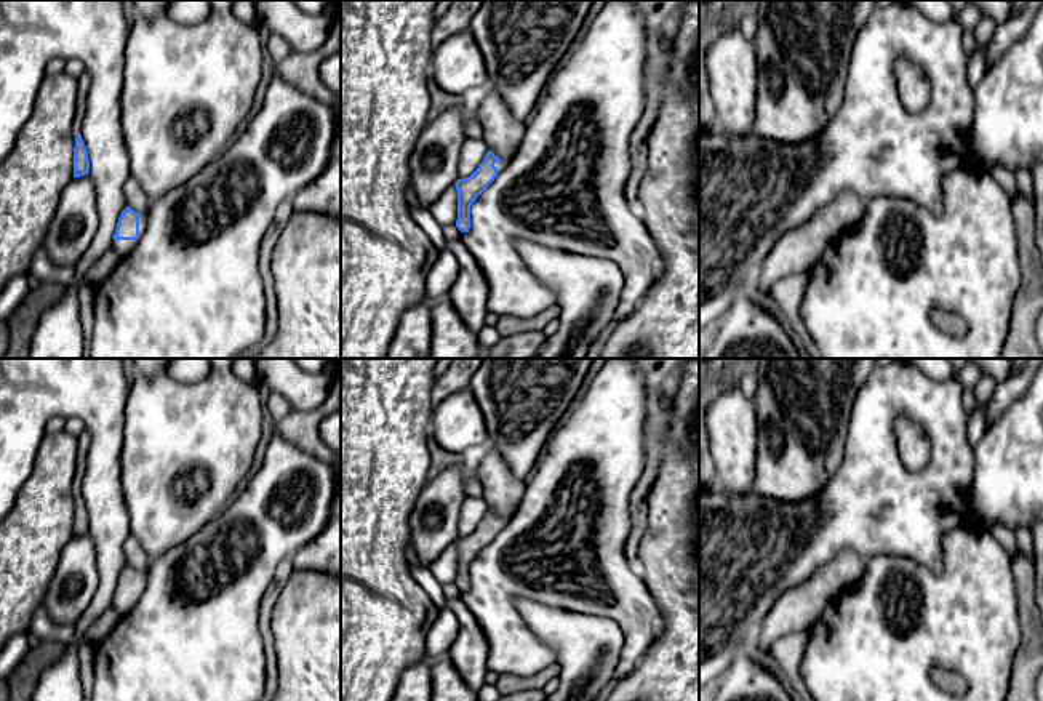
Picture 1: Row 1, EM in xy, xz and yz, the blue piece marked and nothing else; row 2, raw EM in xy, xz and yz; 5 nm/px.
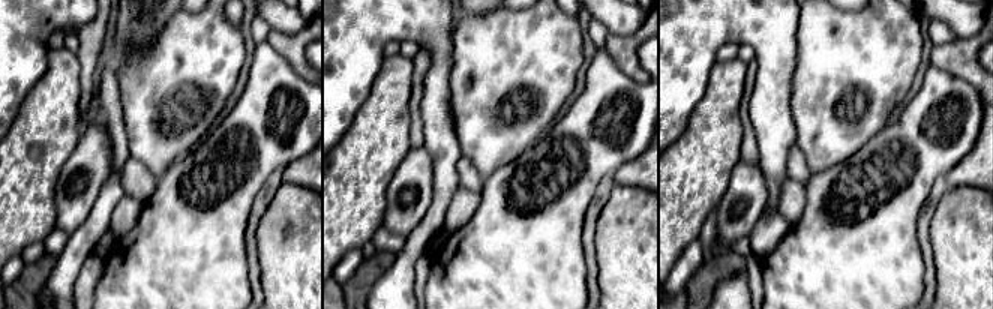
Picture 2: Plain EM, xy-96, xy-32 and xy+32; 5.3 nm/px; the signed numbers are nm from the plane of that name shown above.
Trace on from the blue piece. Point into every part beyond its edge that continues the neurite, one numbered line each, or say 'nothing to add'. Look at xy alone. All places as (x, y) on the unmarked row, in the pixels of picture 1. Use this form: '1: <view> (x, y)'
1: xy (83, 440)

